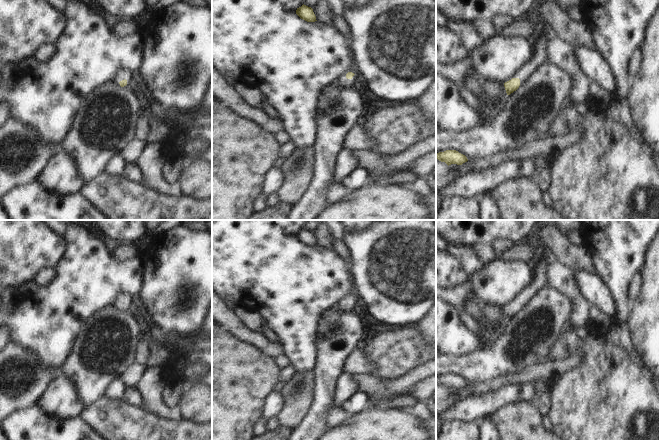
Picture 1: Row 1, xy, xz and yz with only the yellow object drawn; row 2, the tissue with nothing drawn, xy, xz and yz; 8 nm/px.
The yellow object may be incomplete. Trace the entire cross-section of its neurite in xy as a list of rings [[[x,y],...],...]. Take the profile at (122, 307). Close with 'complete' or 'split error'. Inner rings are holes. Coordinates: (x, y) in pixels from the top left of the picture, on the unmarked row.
[[[124,292],[119,293],[117,295],[117,298],[119,300],[117,305],[119,306],[121,311],[124,311],[124,310],[127,309],[127,304],[129,302],[130,297],[131,297],[130,294],[127,294],[127,293],[124,293]]]; split error

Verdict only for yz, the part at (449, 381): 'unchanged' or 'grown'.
unchanged

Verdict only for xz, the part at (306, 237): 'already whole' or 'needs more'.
already whole

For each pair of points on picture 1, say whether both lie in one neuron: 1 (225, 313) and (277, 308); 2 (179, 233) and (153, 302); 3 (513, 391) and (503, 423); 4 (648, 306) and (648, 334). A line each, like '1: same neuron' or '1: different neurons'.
1: different neurons
2: same neuron
3: different neurons
4: same neuron

